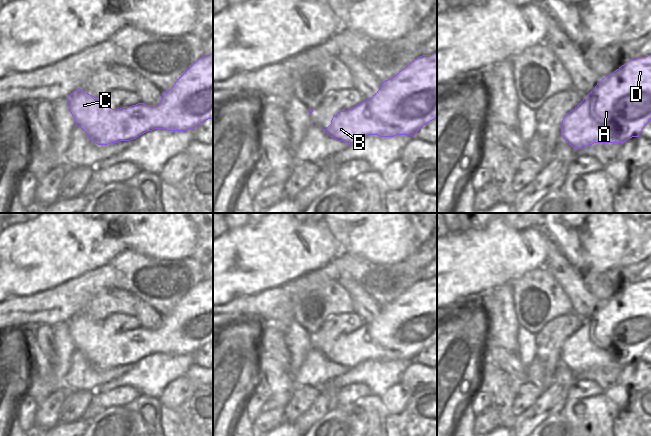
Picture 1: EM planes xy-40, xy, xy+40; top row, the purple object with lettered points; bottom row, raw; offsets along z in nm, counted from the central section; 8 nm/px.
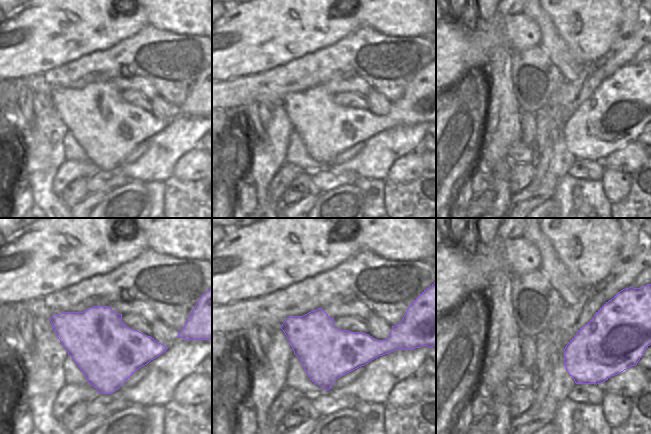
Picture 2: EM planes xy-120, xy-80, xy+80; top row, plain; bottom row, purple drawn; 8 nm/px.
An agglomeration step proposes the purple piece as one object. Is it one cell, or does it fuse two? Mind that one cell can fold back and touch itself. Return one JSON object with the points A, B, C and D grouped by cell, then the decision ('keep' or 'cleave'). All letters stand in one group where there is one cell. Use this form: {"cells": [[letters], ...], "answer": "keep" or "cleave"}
{"cells": [["A", "B", "C", "D"]], "answer": "keep"}

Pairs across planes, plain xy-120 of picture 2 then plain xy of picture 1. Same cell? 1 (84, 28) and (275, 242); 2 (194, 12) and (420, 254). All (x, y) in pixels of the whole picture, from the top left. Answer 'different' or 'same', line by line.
1: same
2: different

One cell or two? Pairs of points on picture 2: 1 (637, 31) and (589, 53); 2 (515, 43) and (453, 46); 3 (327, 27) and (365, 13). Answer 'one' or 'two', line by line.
1: two
2: one
3: two

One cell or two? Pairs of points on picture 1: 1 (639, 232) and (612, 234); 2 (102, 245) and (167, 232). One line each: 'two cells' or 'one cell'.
1: two cells
2: two cells

